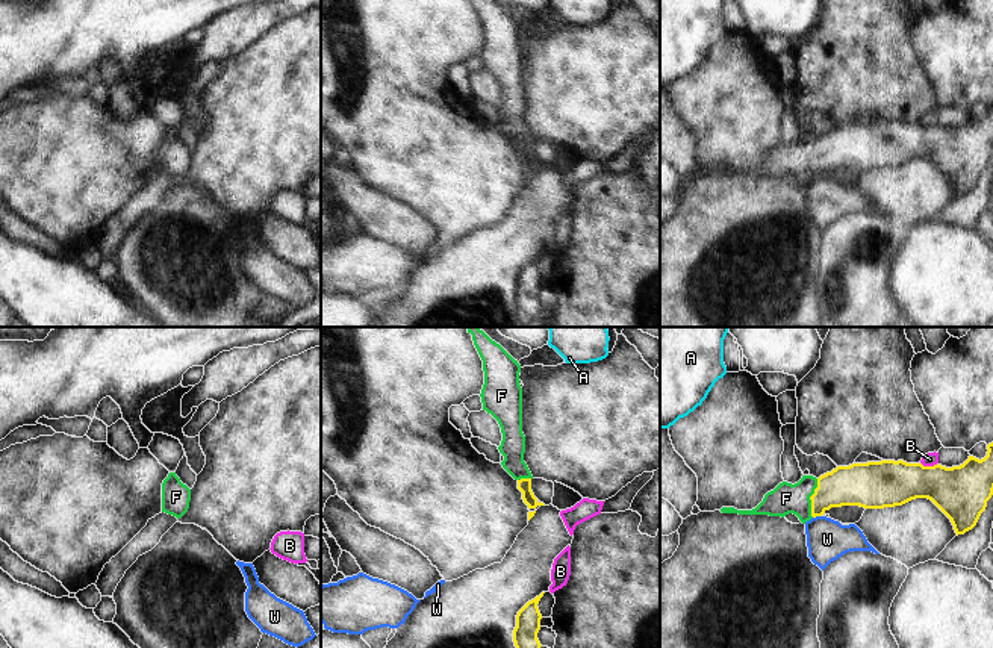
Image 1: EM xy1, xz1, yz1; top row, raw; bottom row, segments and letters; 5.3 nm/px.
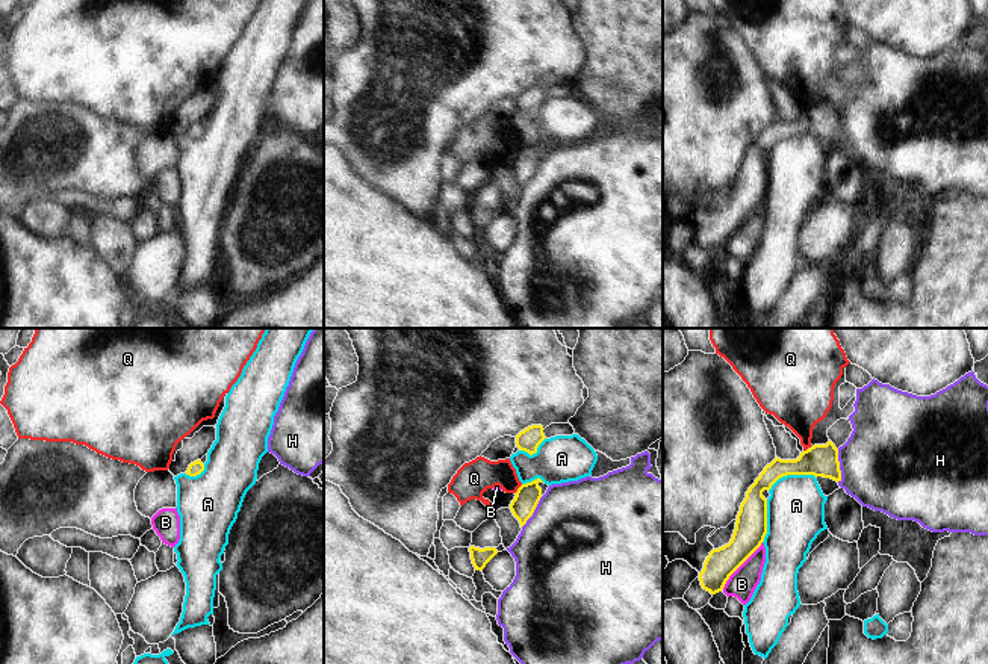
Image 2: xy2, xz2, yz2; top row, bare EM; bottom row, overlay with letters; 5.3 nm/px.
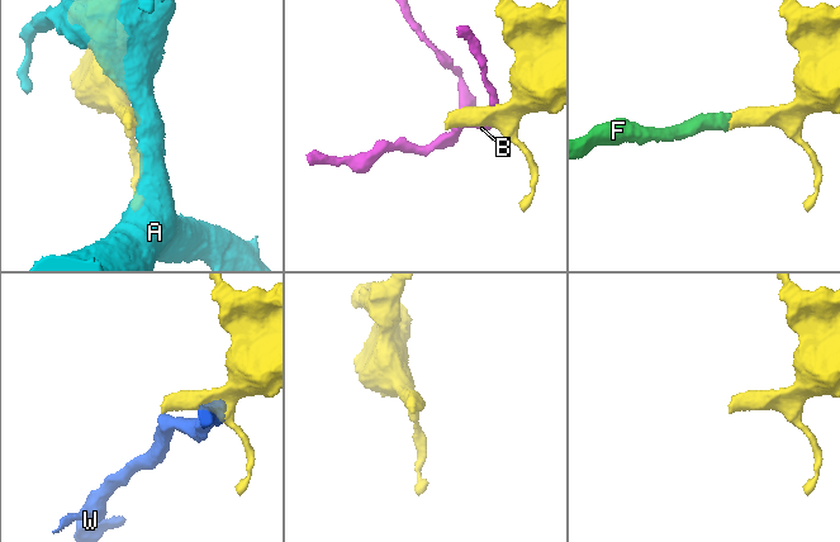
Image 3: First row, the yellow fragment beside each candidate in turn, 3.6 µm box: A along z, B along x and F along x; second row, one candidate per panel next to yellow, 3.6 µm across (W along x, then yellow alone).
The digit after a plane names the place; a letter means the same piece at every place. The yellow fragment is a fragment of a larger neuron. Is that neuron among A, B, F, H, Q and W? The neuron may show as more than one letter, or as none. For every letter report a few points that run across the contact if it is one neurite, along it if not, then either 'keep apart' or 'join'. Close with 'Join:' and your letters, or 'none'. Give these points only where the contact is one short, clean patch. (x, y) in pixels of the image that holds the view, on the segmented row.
A: line yz2 (816, 477), (782, 475), (769, 490); keep apart
B: keep apart
F: line yz1 (854, 485), (830, 489), (810, 498), (786, 498); join
H: line yz2 (837, 449), (840, 481); keep apart
Q: line xz2 (522, 484), (515, 493); keep apart
W: line yz1 (821, 515), (813, 518); keep apart
Join: F

